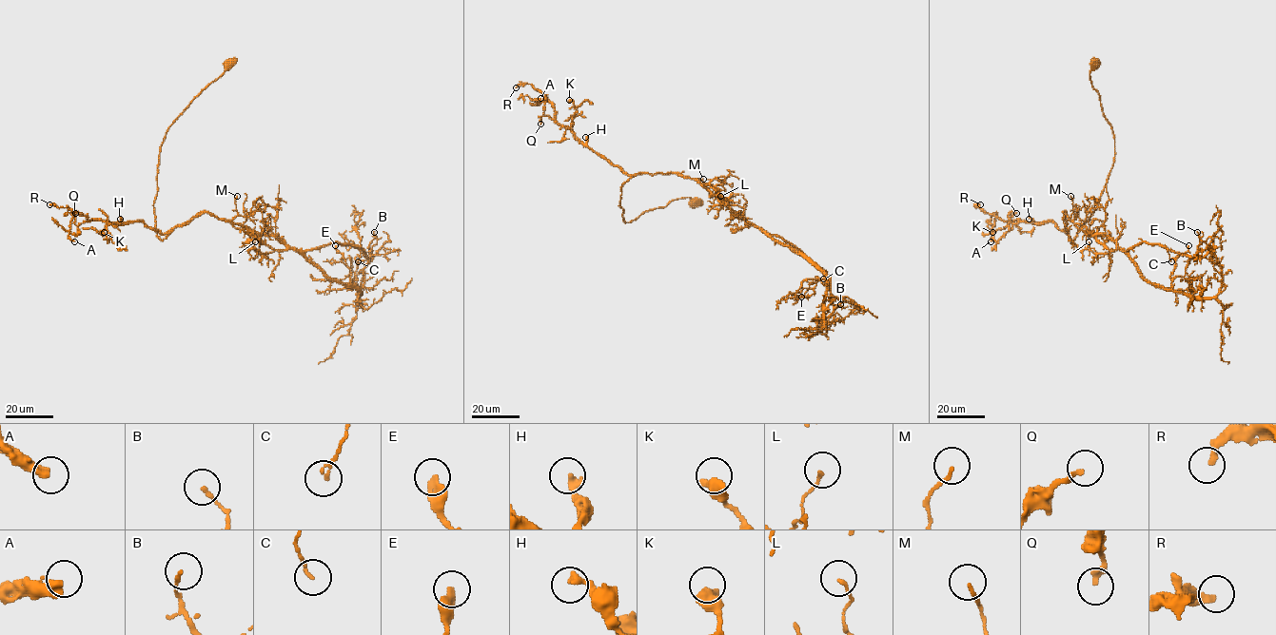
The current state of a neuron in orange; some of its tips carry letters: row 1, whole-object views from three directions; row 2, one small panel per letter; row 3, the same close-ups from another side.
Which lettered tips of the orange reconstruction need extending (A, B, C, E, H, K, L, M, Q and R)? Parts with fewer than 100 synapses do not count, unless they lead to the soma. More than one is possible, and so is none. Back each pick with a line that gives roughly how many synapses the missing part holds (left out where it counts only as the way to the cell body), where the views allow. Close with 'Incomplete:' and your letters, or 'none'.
Incomplete: none

